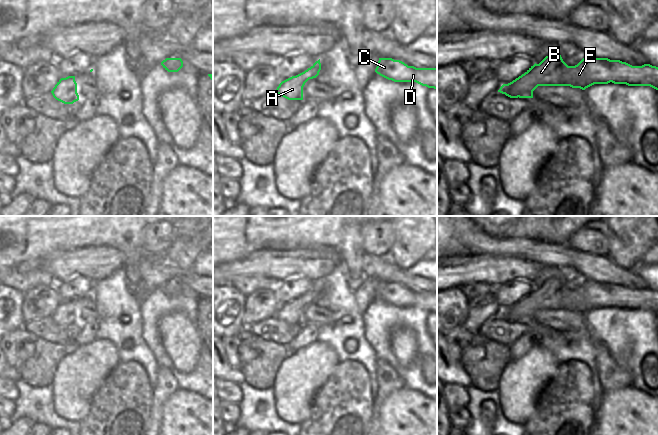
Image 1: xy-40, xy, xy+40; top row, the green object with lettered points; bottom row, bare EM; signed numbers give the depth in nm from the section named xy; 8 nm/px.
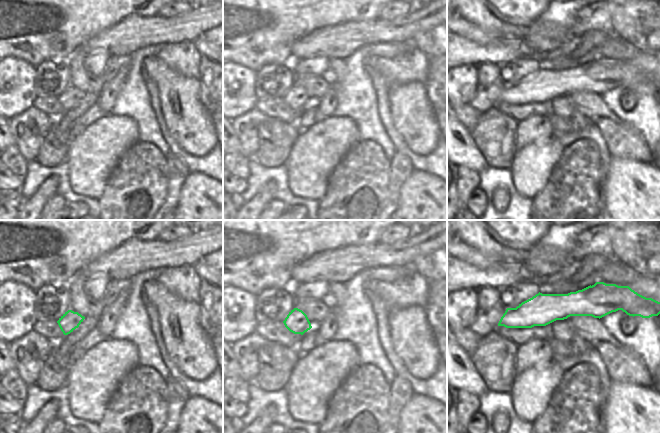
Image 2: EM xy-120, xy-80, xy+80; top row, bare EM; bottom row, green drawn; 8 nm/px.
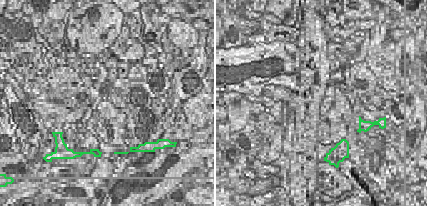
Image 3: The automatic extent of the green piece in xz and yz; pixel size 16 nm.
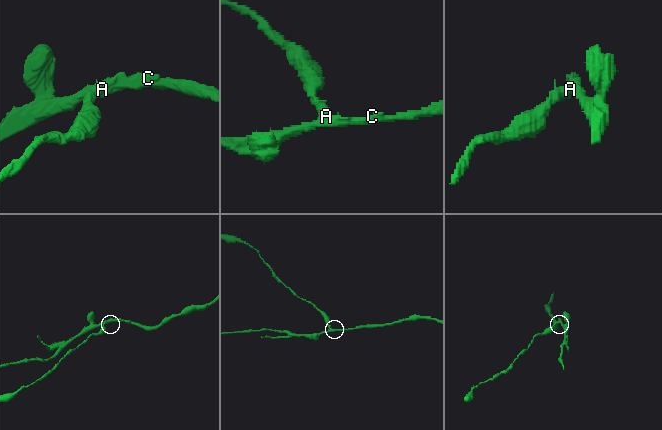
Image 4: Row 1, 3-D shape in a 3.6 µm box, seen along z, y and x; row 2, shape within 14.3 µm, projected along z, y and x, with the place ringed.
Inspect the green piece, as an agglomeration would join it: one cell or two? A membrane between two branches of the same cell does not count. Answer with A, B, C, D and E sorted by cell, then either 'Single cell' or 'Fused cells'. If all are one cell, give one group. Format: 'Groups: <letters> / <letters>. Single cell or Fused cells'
Groups: A / B C D E. Fused cells.

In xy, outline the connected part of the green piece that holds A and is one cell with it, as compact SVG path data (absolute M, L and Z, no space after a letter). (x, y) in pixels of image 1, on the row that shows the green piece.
M320 59L304 72L282 81L276 93L288 100L303 100L303 87L321 70Z

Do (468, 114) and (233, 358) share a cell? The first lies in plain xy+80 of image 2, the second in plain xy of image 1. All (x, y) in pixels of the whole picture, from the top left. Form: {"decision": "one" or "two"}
{"decision": "one"}

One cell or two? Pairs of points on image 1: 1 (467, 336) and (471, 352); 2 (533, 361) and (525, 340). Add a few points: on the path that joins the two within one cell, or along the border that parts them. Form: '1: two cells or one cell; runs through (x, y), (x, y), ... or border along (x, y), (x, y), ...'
1: two cells; border along (476, 333), (474, 338), (463, 349), (460, 361)
2: two cells; border along (540, 343), (517, 359), (511, 360)

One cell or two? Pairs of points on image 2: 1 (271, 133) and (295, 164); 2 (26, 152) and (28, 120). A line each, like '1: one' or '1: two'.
1: two
2: one

